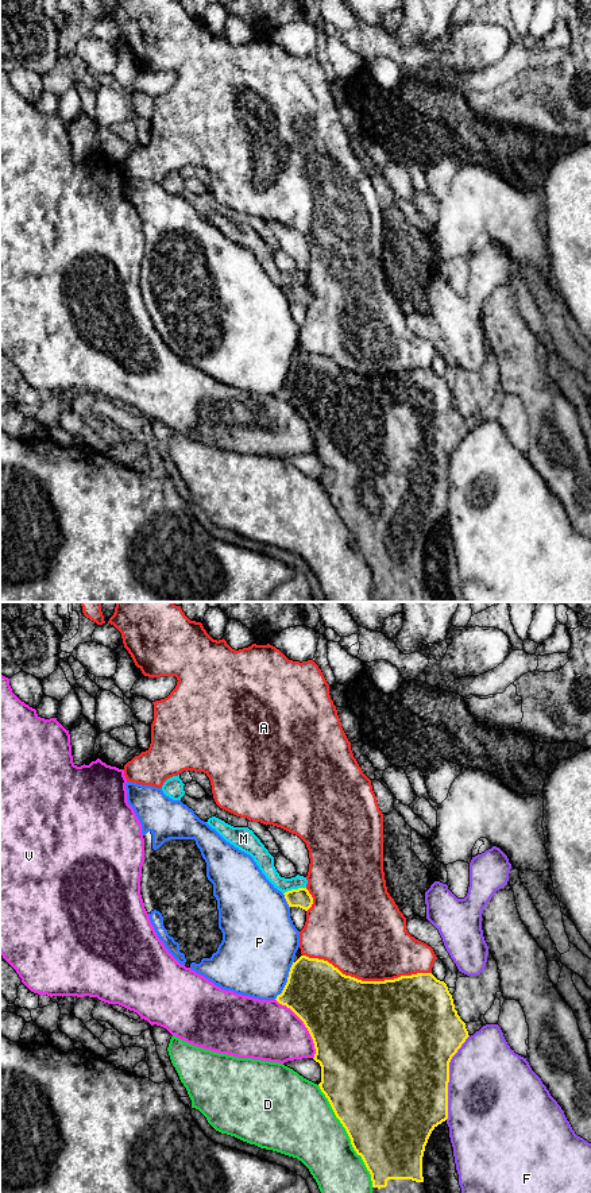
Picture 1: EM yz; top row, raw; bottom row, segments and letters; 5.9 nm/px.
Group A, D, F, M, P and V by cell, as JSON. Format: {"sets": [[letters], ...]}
{"sets": [["A"], ["D"], ["F"], ["M"], ["P"], ["V"]]}

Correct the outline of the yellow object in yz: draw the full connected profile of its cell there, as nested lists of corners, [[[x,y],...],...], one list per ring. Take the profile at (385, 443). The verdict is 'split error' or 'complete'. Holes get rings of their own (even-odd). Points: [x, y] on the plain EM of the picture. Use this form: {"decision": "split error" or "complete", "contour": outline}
{"decision": "split error", "contour": [[[301,351],[296,358],[293,358],[287,378],[282,389],[278,390],[275,395],[290,404],[304,417],[313,435],[316,444],[313,455],[321,462],[321,478],[318,482],[328,494],[336,513],[345,524],[354,545],[362,552],[371,570],[371,602],[433,602],[429,596],[422,572],[422,552],[432,526],[448,514],[449,457],[470,432],[466,418],[460,414],[457,406],[455,405],[453,394],[447,379],[437,375],[432,368],[401,371],[398,374],[385,377],[362,377],[343,370],[328,356]]]}

